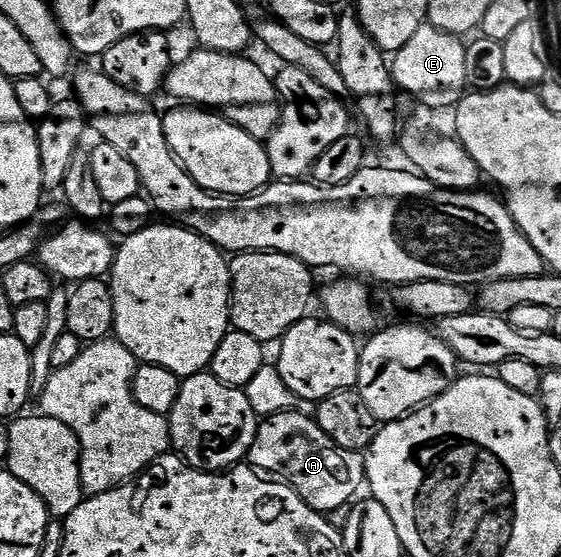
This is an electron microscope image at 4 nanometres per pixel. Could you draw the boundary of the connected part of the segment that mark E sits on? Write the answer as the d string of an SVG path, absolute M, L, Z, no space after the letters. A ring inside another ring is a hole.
M425 24L414 32L406 48L396 51L391 59L392 80L401 91L413 94L432 110L455 107L468 90L466 80L465 43L459 37L442 32L436 26Z

